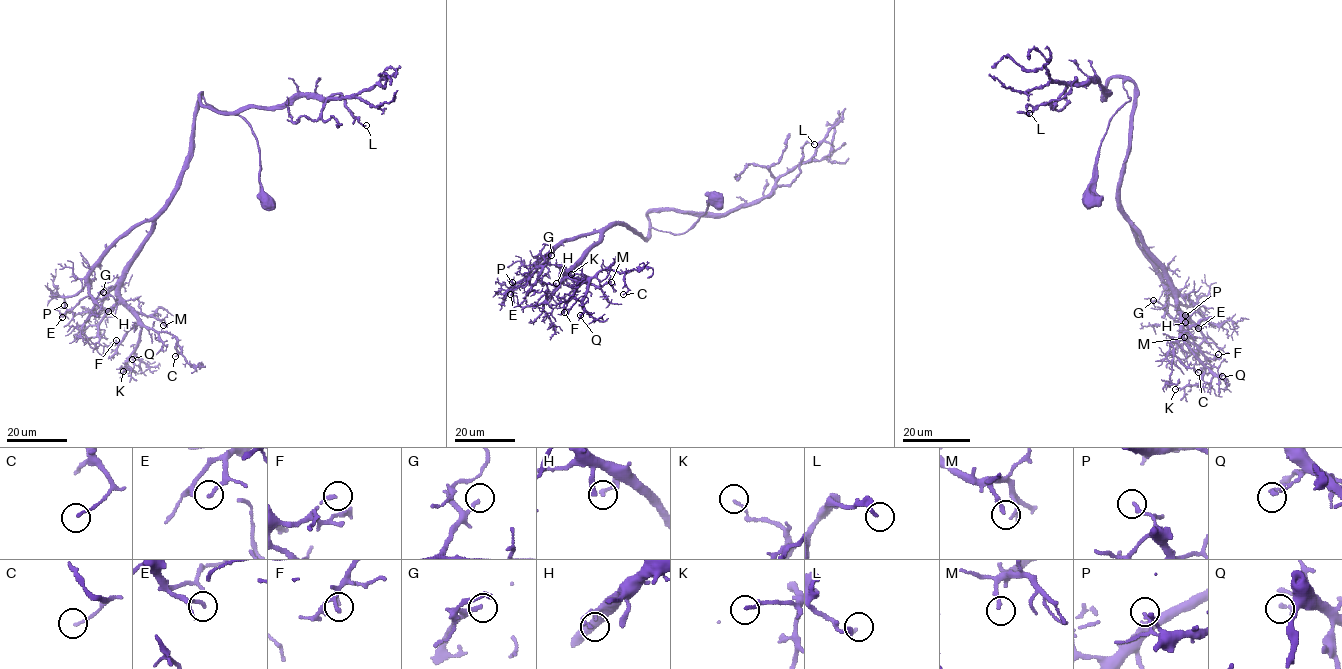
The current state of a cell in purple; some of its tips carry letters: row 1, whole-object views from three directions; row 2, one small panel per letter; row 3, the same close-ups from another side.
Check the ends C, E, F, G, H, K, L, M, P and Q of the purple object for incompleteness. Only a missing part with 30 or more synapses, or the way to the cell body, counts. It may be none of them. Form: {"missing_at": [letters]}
{"missing_at": ["Q"]}

